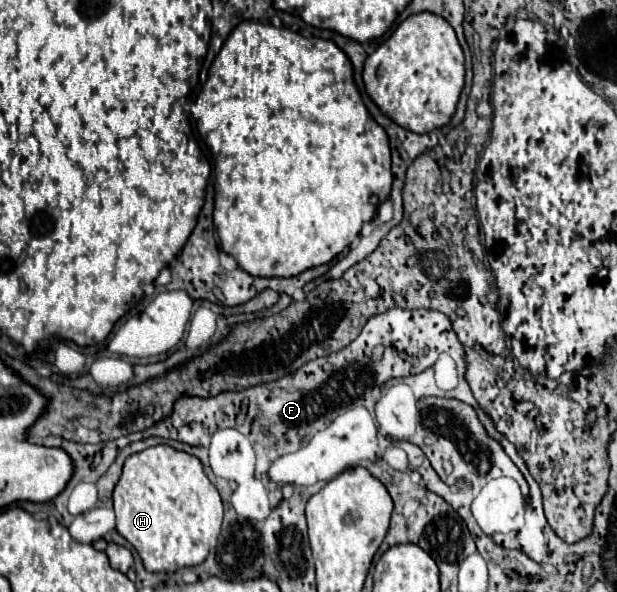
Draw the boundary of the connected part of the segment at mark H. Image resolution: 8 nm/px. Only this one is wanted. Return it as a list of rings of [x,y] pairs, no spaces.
[[[167,444],[151,446],[143,452],[131,454],[125,460],[121,478],[113,490],[113,504],[117,514],[117,532],[141,554],[147,572],[175,572],[177,568],[201,564],[211,548],[215,548],[217,536],[221,532],[221,496],[203,472],[199,458],[179,452]]]

